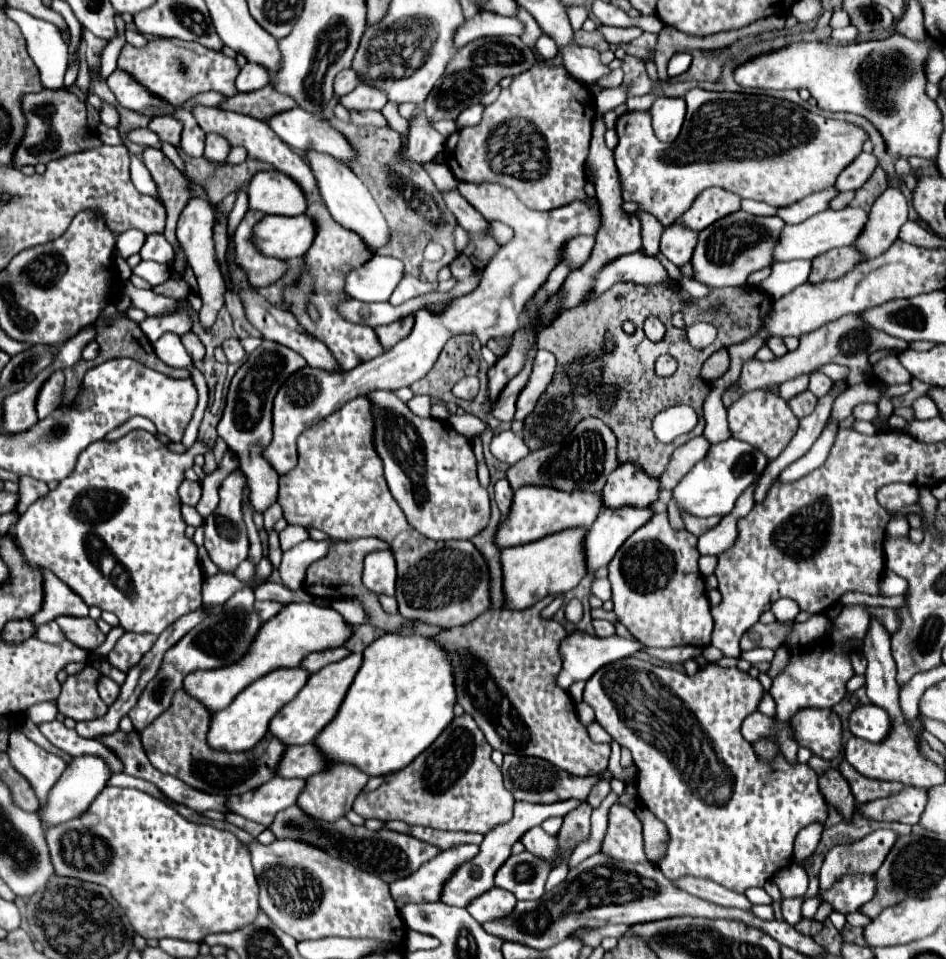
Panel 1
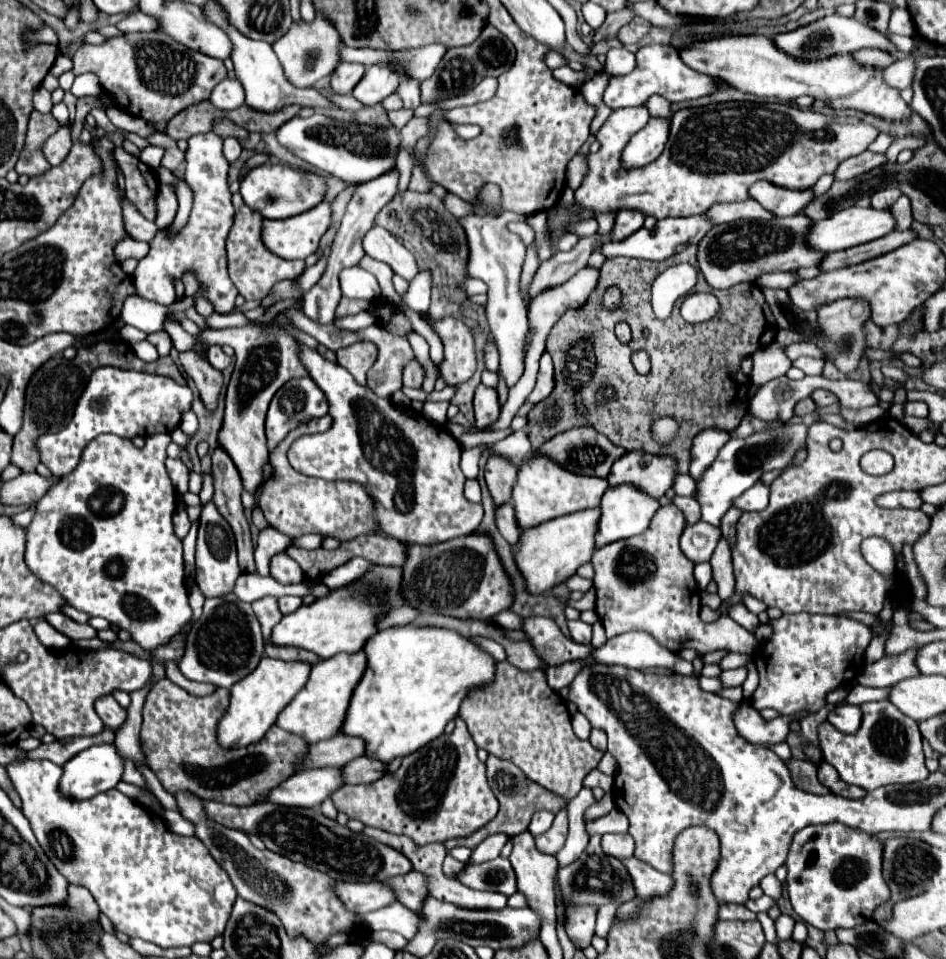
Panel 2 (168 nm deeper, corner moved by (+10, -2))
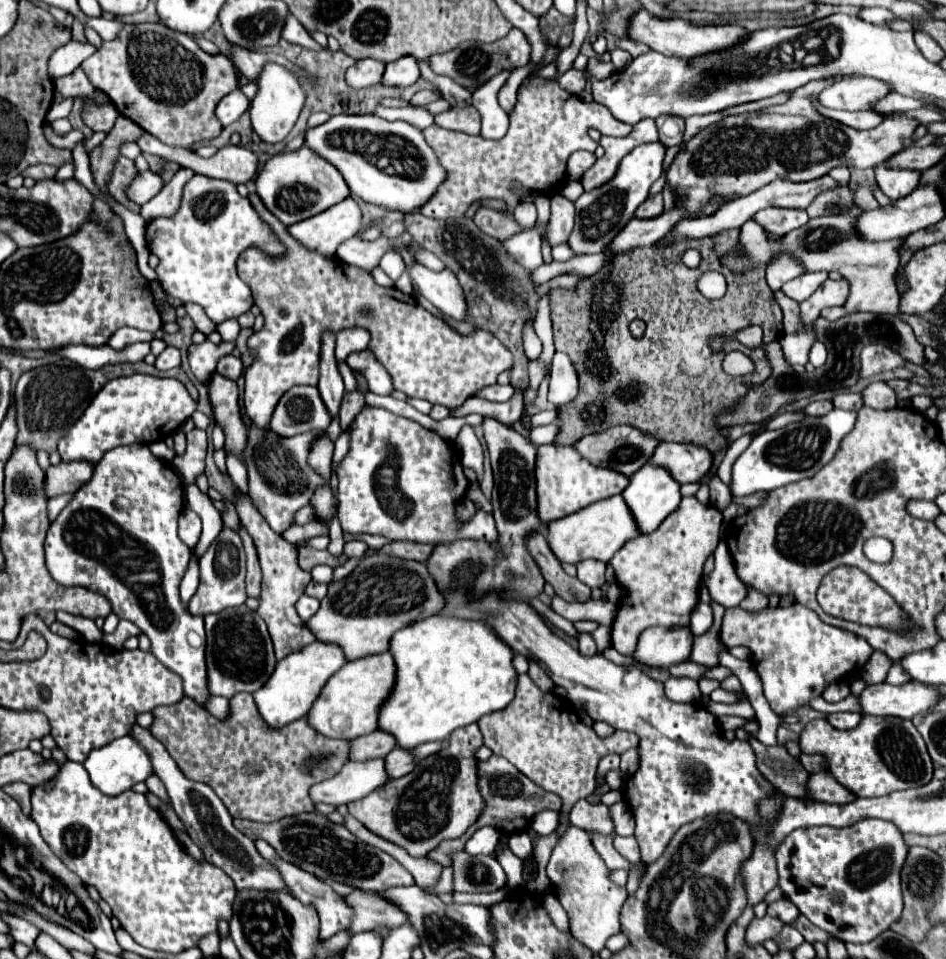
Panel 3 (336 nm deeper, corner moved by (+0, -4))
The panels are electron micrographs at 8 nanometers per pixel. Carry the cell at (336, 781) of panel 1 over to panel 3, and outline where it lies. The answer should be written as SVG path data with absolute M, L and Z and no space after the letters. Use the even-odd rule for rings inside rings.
M395 747L387 757L387 773L391 779L403 777L407 773L411 773L417 765L417 759L411 755L411 751L405 751L403 747Z

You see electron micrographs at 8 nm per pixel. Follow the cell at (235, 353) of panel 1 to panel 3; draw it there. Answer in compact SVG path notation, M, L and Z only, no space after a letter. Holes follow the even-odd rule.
M227 355L217 363L217 373L231 379L231 381L237 381L241 377L241 373L243 373L243 363L235 355Z

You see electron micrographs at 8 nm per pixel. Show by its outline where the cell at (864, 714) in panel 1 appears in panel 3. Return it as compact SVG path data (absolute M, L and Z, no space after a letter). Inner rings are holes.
M833 713L833 715L827 715L827 721L835 729L853 729L859 725L861 717L859 717L859 713Z

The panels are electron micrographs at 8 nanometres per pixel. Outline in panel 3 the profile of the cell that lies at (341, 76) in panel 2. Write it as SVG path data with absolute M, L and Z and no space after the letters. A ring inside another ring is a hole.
M359 59L353 67L349 67L347 83L353 89L371 87L371 85L377 85L381 81L383 71L385 71L385 63L381 63L377 59Z

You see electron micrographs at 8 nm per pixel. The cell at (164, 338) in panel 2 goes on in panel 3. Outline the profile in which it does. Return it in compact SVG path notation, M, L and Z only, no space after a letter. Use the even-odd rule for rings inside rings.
M167 347L155 361L155 367L159 371L167 371L167 369L173 369L173 367L179 367L181 363L181 355L179 355L179 349L177 347Z

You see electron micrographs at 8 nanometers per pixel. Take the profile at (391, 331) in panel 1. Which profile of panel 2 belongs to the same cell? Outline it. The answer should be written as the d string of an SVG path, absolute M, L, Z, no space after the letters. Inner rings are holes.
M357 341L337 351L337 363L343 365L359 383L365 383L365 373L377 359L377 347L371 341Z

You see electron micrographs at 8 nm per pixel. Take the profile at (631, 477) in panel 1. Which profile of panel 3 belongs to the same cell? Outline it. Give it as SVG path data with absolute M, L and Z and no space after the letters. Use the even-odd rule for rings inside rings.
M661 443L649 463L669 469L679 483L693 483L701 481L709 473L713 465L713 453L701 449L699 445Z

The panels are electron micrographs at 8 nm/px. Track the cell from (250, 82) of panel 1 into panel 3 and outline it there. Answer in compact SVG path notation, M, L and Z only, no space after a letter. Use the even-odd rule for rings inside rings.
M235 89L233 93L223 97L223 101L215 109L215 115L221 121L221 125L227 127L233 121L237 121L247 111L247 107L249 107L249 99L239 89Z

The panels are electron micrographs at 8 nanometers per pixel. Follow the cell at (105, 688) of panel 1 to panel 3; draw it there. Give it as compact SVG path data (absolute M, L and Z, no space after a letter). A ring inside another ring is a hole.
M133 725L131 737L137 737L137 741L141 741L141 745L147 749L147 753L153 759L153 769L159 775L159 779L165 783L171 805L177 813L177 817L183 821L189 837L193 841L197 841L199 849L203 851L205 859L211 865L221 867L235 883L237 889L273 889L273 891L287 891L287 887L283 885L283 879L279 877L277 869L265 861L257 849L255 843L245 837L241 831L237 831L231 823L231 815L227 813L225 805L221 805L221 799L217 799L217 795L213 793L211 787L207 787L205 783L195 783L189 781L181 769L177 767L177 763L171 759L171 755L167 753L167 749L163 747L163 743L159 743L147 729Z

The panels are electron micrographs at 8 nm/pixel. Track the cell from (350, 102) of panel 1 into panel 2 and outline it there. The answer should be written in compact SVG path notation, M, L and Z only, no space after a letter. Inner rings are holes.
M373 65L365 71L363 79L355 85L351 95L363 105L375 105L383 101L387 95L395 93L397 85L399 85L399 77L393 71L389 71L387 67Z

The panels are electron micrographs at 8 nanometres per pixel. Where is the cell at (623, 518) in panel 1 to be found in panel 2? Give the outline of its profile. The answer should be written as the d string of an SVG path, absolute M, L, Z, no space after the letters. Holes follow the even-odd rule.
M633 485L609 487L601 499L601 519L599 519L597 533L595 533L595 549L601 549L603 545L609 545L613 541L643 533L649 527L649 521L657 509L659 509L659 501L641 493Z

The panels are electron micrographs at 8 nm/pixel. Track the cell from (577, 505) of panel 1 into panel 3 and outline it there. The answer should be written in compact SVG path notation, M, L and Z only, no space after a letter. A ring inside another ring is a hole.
M539 445L537 449L537 465L535 465L535 477L537 477L537 511L539 511L539 519L543 523L551 523L555 519L567 517L595 501L607 499L611 495L623 493L623 489L629 483L629 477L613 471L613 469L605 469L605 467L597 467L591 465L589 461L585 461L575 447L563 447L563 445Z

